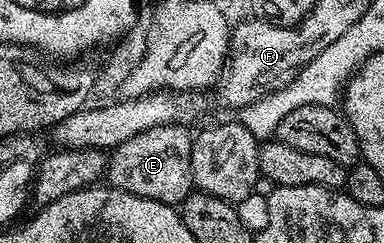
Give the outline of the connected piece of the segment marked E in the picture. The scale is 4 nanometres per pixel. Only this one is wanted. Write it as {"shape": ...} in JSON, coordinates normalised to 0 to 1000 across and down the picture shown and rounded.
{"shape":[[[479,510],[401,519],[354,564],[315,584],[281,642],[276,741],[310,786],[331,786],[391,823],[464,848],[505,782],[500,720],[500,588],[505,560]]]}

